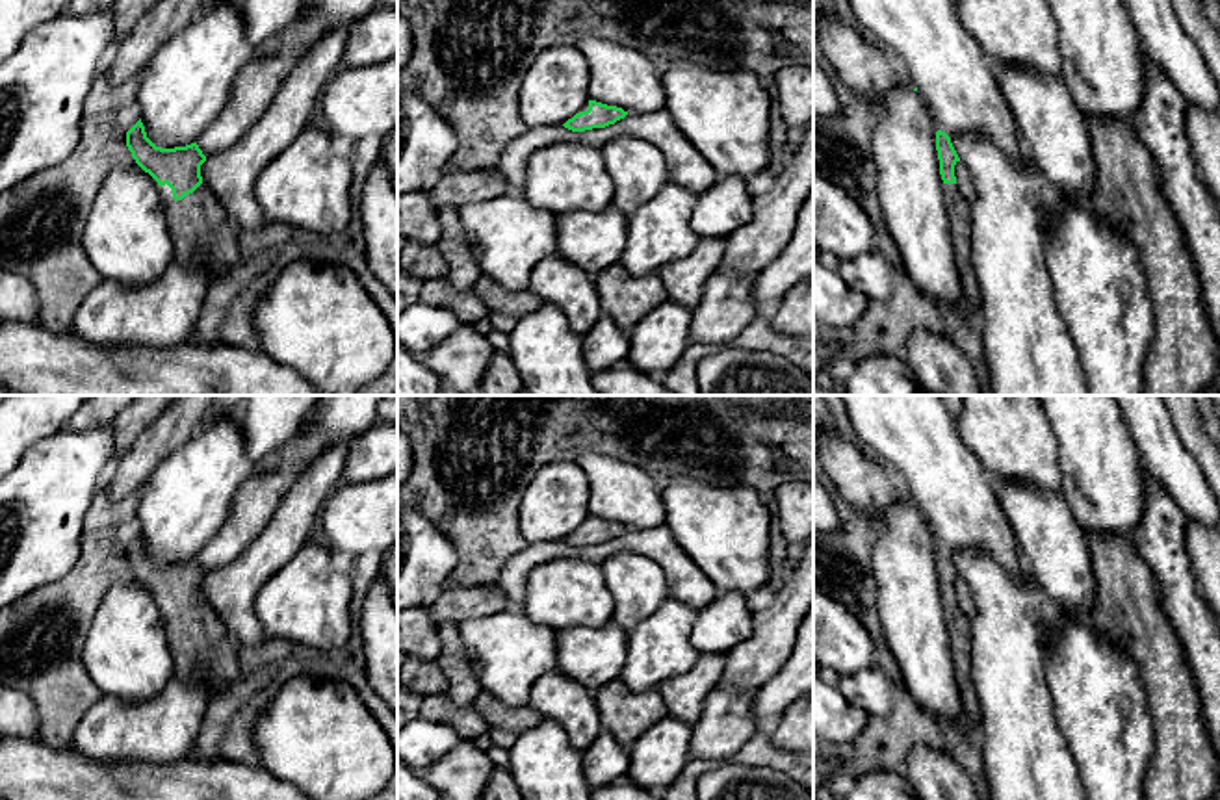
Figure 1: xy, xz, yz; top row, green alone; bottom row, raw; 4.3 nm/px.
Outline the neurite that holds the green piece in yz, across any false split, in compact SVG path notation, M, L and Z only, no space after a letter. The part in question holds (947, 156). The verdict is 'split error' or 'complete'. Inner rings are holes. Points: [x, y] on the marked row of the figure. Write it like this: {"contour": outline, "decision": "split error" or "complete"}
{"contour": "M941 130L936 132L936 150L940 160L940 174L943 180L943 202L949 219L949 239L953 245L953 258L964 293L964 303L977 316L980 316L980 288L977 284L977 275L973 271L971 260L971 202L967 202L958 191L954 176L954 165L960 161L960 158L951 143L951 137Z", "decision": "split error"}

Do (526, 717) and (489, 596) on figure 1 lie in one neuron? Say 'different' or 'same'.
same

